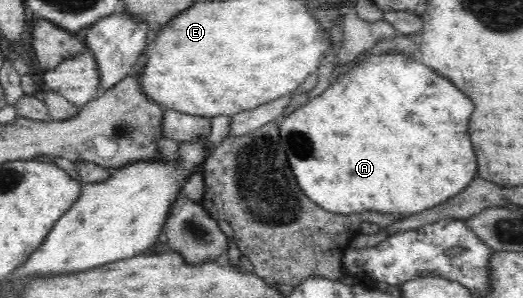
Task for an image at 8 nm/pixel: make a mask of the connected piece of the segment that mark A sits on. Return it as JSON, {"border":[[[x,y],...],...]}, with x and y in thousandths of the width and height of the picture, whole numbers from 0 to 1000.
{"border":[[[738,171],[721,188],[702,188],[683,201],[683,221],[667,242],[650,255],[650,268],[637,279],[633,295],[623,302],[583,349],[576,349],[560,379],[549,393],[539,393],[533,416],[537,460],[535,503],[549,523],[549,544],[554,547],[560,584],[570,621],[579,634],[591,671],[606,681],[614,698],[639,711],[641,718],[686,718],[690,711],[730,711],[744,725],[774,725],[801,718],[816,698],[839,691],[855,678],[866,658],[893,631],[901,607],[912,591],[912,530],[904,510],[904,483],[897,470],[897,396],[904,383],[904,342],[878,309],[855,262],[847,262],[826,228],[809,215],[799,185],[778,188],[765,171]]]}

